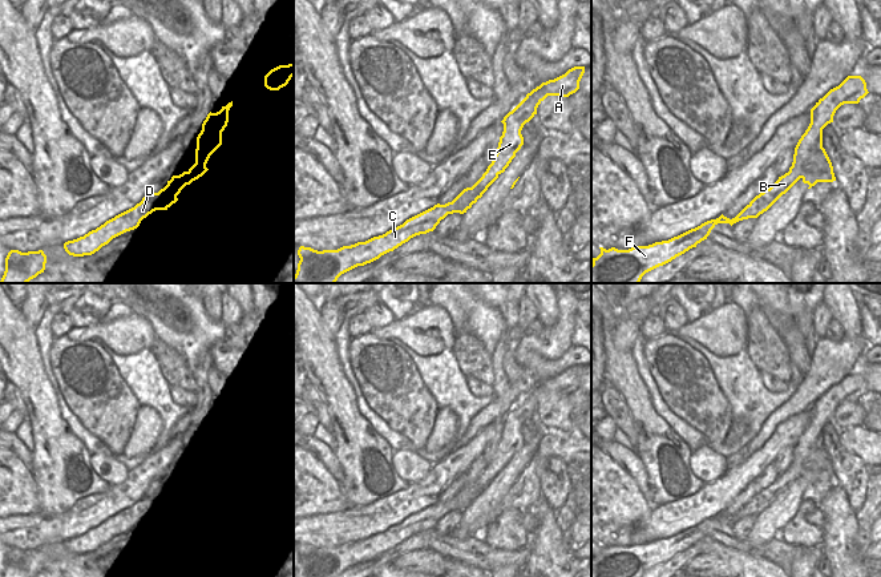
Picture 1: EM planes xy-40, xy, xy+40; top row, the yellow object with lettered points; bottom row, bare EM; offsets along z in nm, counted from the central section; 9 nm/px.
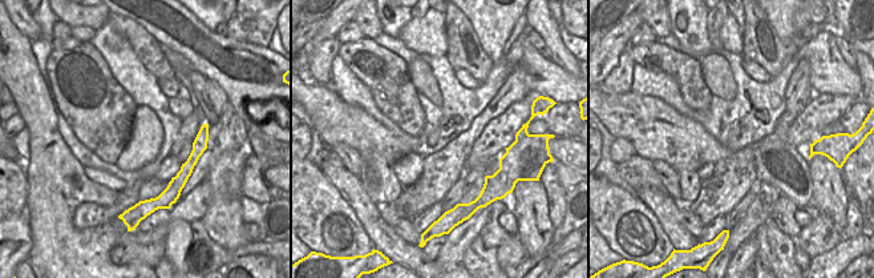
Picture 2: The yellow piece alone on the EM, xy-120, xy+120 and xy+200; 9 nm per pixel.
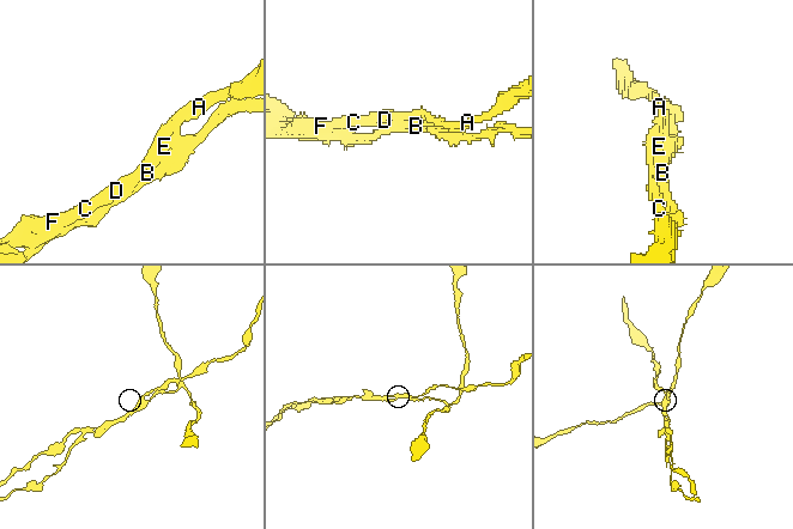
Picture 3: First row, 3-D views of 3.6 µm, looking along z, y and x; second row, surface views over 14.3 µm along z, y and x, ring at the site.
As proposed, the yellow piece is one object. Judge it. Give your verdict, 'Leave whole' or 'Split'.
Split.

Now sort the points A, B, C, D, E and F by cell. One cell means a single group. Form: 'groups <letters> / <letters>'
groups A C D E F / B

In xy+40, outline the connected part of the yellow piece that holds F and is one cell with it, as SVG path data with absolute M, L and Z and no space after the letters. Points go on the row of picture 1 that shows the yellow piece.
M722 214L678 237L648 246L629 250L599 247L601 254L593 258L591 263L591 283L639 283L646 273L671 262L707 239L718 223L732 226L734 218L730 219Z

